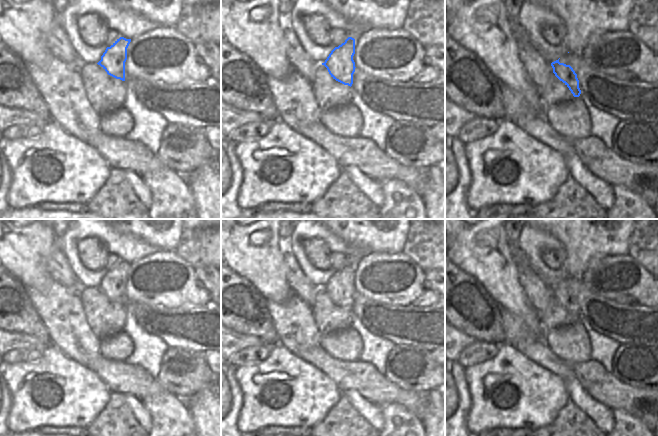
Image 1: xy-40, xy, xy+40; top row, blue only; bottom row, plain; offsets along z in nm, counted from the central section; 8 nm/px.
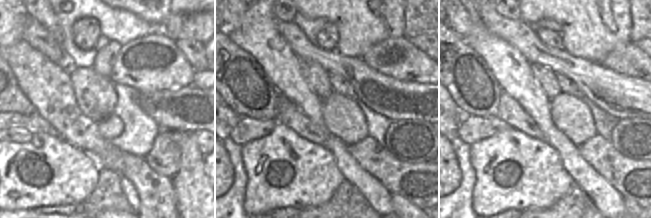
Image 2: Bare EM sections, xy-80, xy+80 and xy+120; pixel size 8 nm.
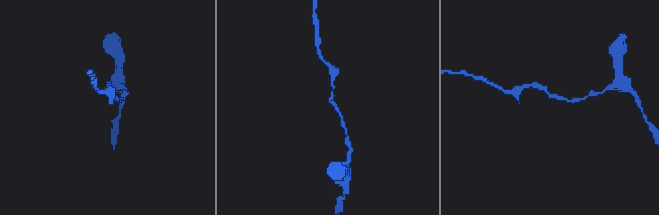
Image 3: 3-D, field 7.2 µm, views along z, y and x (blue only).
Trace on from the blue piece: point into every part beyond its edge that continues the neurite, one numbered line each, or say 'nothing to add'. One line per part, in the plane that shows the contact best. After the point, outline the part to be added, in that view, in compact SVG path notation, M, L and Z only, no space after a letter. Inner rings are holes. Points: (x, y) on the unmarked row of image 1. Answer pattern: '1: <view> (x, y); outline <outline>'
1: xy (328, 317); outline M322 288L317 290L311 312L321 335L340 331L351 324L351 311L336 305Z

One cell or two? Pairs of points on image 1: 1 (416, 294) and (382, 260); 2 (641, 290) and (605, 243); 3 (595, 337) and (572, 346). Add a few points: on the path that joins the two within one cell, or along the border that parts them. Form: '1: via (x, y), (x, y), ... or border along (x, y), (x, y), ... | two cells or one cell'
1: via (400, 293), (385, 293), (384, 278), (382, 276) | one cell
2: border along (628, 254), (608, 254), (591, 260) | two cells
3: border along (578, 321), (582, 324), (588, 336), (591, 360) | two cells

